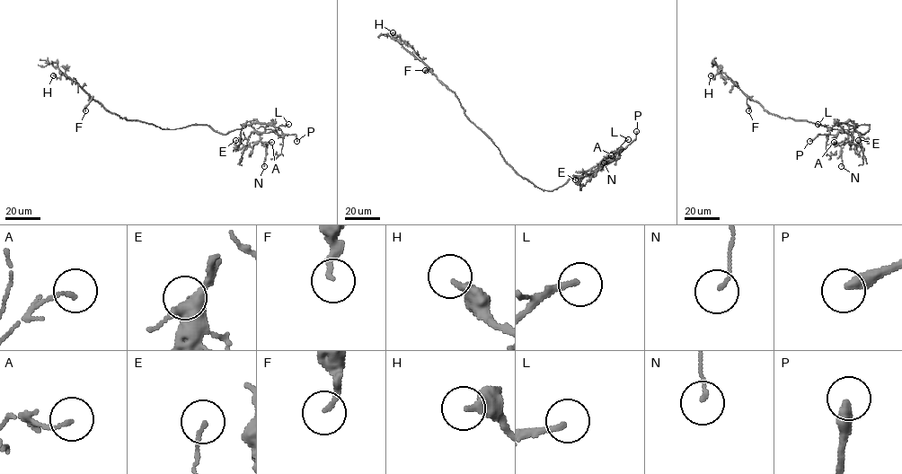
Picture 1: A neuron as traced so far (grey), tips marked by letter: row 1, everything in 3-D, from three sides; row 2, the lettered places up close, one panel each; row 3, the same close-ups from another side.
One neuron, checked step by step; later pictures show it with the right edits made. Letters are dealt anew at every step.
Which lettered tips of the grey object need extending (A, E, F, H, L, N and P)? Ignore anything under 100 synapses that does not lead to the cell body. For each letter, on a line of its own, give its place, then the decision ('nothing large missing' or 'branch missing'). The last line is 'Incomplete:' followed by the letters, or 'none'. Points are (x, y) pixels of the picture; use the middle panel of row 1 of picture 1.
A: at (611, 155); nothing large missing
E: at (575, 179); nothing large missing
F: at (425, 70); nothing large missing
H: at (393, 32); nothing large missing
L: at (628, 139); nothing large missing
N: at (604, 162); nothing large missing
P: at (636, 131); branch missing
Incomplete: P

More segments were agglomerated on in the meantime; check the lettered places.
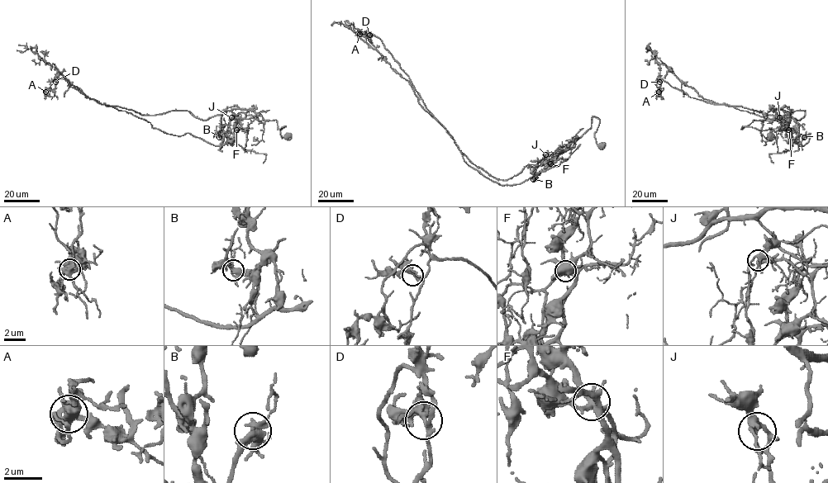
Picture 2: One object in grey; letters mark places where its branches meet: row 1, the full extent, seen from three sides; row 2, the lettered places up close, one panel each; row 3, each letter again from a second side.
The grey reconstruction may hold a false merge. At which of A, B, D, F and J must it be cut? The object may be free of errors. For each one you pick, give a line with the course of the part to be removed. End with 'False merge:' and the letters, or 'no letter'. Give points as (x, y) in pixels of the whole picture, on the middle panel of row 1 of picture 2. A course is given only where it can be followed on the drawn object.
F: foreign part runs (550, 163), (512, 185), (484, 177), (463, 160), (382, 41), (359, 33), (364, 33)
False merge: F

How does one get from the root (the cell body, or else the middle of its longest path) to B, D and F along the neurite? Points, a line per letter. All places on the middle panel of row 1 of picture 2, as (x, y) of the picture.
B: (603, 146), (600, 147), (595, 139), (599, 120), (593, 116), (591, 127), (572, 146), (554, 158), (533, 179)
D: (603, 146), (593, 116), (591, 127), (540, 172), (512, 185), (492, 182), (466, 163), (407, 75), (369, 35)
F: (603, 146), (600, 147), (595, 139), (599, 120), (593, 116), (591, 127), (572, 146), (554, 158), (550, 163)

